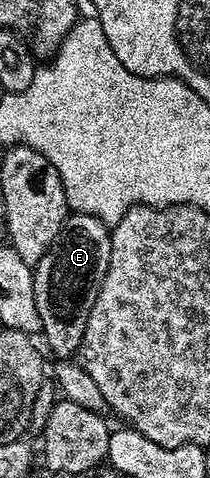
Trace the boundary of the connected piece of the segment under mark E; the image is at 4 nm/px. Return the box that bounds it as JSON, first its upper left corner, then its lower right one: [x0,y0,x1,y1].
[33,212,110,360]

